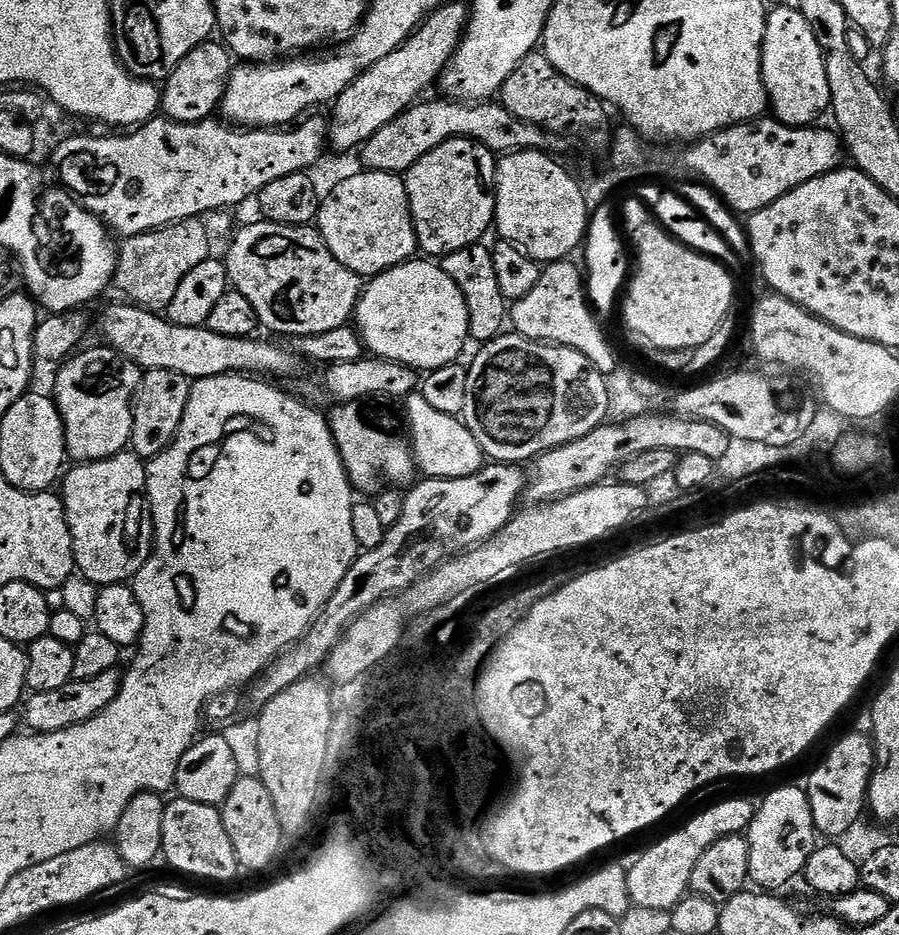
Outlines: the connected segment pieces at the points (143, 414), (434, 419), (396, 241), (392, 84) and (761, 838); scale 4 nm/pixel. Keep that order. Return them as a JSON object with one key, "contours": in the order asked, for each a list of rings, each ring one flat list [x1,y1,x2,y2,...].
{"contours":[[[147,369,140,377,140,386,136,390,136,399,132,405,132,442,131,451,141,458,151,458,164,451,176,436,178,426,182,422,182,414,186,414,186,402,190,402,193,381,175,370]],[[419,394,409,396,406,407,408,407,406,428,410,433,412,453,416,456,419,471,425,477,434,480,470,478,484,468,486,457,482,446,478,438,470,434,463,419,442,414,442,410,434,410,434,406,430,406,430,402,426,402,426,398]],[[360,170,357,176,348,176,341,184,336,184,321,199,318,215,318,231,326,242,330,254,346,266,346,270,354,270,362,278,380,276,399,264,413,259,417,255,418,245,416,231,412,221,412,211,408,201,408,191,403,179,394,172,370,172]],[[445,3,435,12,431,12,424,19,424,23,412,33,412,37,406,42,402,42,402,46,398,46,398,50,394,50,392,54,386,54,386,58,382,58,382,62,374,62,374,66,370,66,355,82,346,86,346,90,342,90,342,94,330,108,332,116,330,115,330,127,326,137,329,145,333,144,340,152,348,152,351,148,359,149,367,140,374,138,374,134,378,134,378,130,382,130,382,126,394,122,394,118,398,118,407,108,417,103,423,97,420,95,431,84,433,87,437,83,440,72,448,64,449,58,455,52,459,40,463,36,470,11,467,3,447,4]],[[792,784,774,789,753,811,746,839,749,844,750,880,757,889,780,890,776,888,786,887,795,876,797,879,818,846,818,833,807,791]]]}

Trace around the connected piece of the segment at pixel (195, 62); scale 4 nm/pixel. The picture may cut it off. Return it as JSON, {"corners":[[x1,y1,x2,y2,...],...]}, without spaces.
{"corners":[[209,42,192,48,167,80,163,81,159,111,176,122,202,122,217,115,220,99,228,85,234,67,234,57,223,43]]}

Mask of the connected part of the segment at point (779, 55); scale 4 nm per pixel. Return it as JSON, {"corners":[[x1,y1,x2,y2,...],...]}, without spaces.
{"corners":[[795,6,776,8,767,13,764,21,764,41,762,42,762,82,766,86,770,112,787,128,806,128,817,123,820,115,829,111,830,82,826,82,826,62,822,58,822,46,818,46,818,38,814,38,814,30,810,30,810,22]]}

